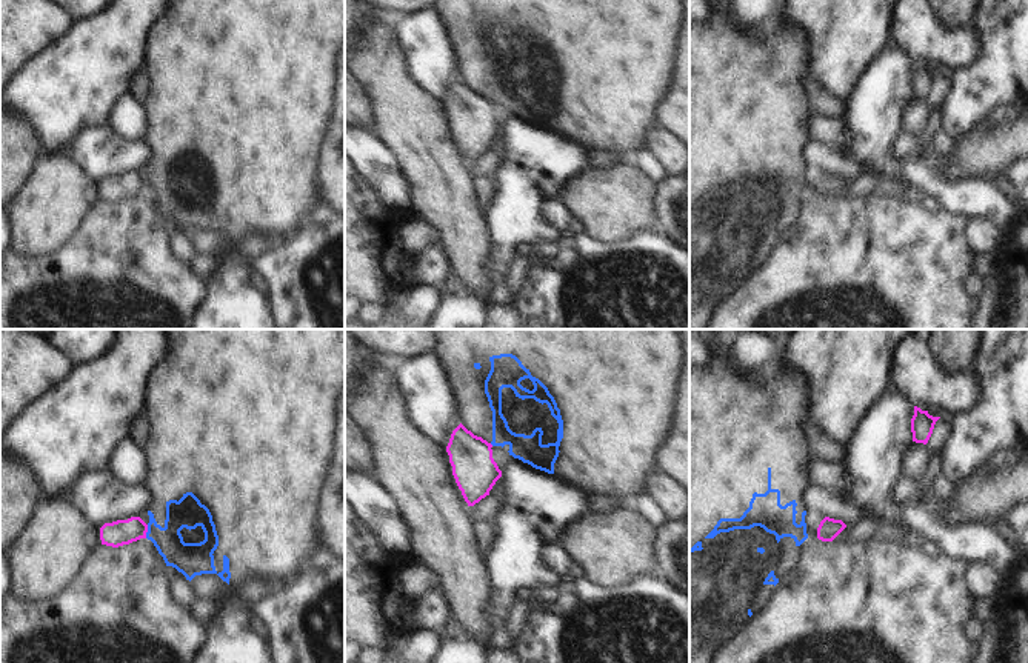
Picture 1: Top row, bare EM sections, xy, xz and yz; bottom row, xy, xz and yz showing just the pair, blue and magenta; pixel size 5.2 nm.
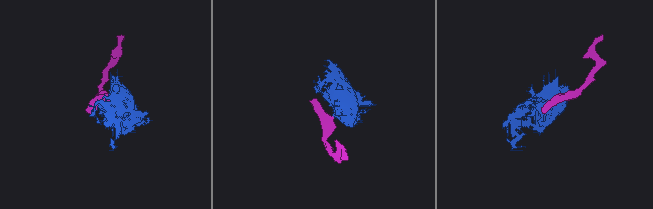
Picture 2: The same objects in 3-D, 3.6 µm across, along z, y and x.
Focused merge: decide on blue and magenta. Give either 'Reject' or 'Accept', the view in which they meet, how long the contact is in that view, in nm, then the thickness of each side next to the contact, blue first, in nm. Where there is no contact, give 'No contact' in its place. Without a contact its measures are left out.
Reject. Touches blue in xy. Shared border 70 nm. Thickness 160 nm (blue) against 130 nm.

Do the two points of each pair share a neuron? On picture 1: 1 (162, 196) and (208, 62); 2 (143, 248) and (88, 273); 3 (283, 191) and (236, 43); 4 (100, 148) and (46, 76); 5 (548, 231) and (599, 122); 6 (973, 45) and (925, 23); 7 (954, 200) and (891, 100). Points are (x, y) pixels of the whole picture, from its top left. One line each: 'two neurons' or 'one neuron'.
1: one neuron
2: one neuron
3: one neuron
4: two neurons
5: two neurons
6: one neuron
7: one neuron

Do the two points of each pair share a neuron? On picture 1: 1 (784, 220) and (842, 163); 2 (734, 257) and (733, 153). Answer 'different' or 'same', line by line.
1: different
2: same

